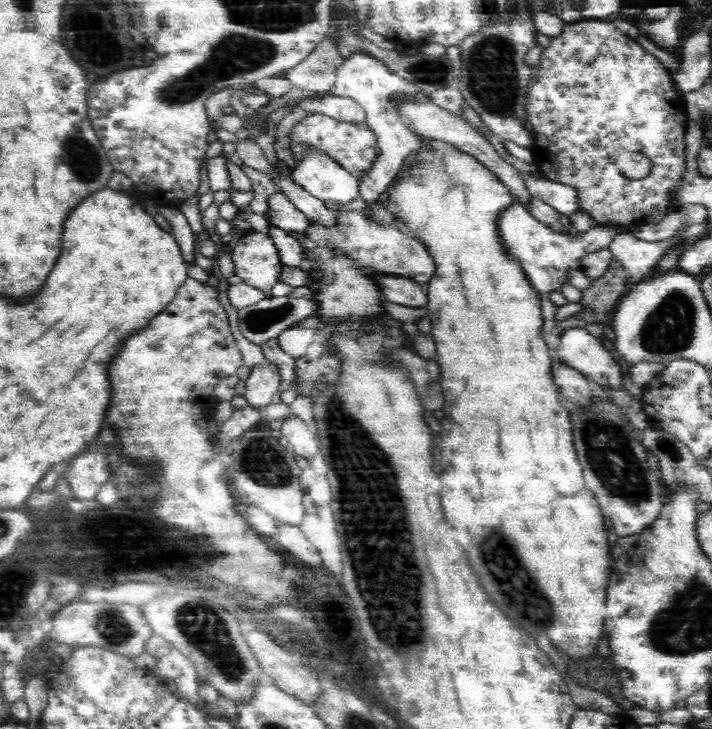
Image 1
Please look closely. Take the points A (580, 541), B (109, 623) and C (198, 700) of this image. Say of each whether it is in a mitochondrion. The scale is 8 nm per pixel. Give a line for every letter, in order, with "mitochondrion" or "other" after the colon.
A: other
B: mitochondrion
C: other

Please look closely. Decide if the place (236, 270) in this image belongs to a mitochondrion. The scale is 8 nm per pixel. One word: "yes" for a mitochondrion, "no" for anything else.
no

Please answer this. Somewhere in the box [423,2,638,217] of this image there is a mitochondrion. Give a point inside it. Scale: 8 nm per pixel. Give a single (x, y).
(491, 80)

